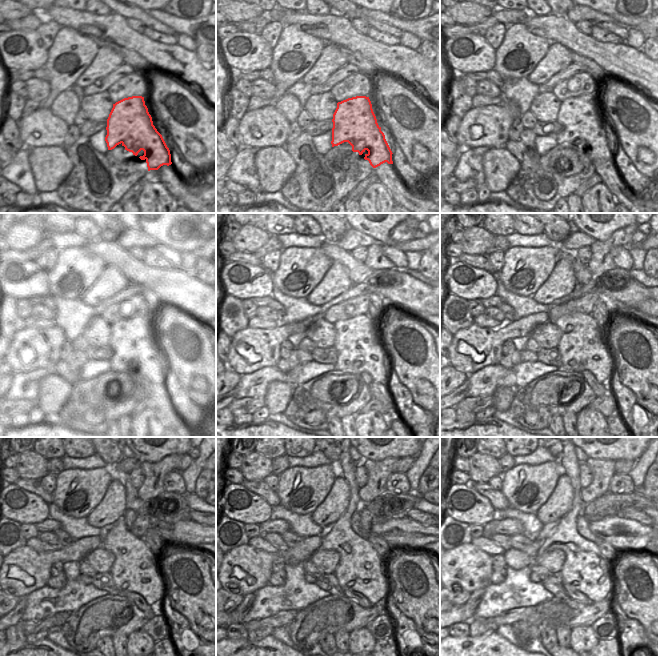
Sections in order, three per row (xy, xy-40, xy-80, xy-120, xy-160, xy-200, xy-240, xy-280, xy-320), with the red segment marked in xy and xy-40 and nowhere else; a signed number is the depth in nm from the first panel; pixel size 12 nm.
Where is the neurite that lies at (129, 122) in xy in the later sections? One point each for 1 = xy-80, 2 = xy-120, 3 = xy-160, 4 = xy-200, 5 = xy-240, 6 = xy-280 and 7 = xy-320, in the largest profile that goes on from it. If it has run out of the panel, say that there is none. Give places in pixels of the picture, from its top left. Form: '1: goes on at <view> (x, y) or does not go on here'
1: goes on at xy-80 (580, 122)
2: goes on at xy-120 (131, 341)
3: goes on at xy-160 (358, 350)
4: goes on at xy-200 (581, 346)
5: goes on at xy-240 (135, 569)
6: goes on at xy-280 (361, 570)
7: goes on at xy-320 (586, 569)

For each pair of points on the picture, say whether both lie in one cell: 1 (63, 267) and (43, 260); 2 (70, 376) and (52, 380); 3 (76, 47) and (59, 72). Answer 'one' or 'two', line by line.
1: two
2: two
3: one

